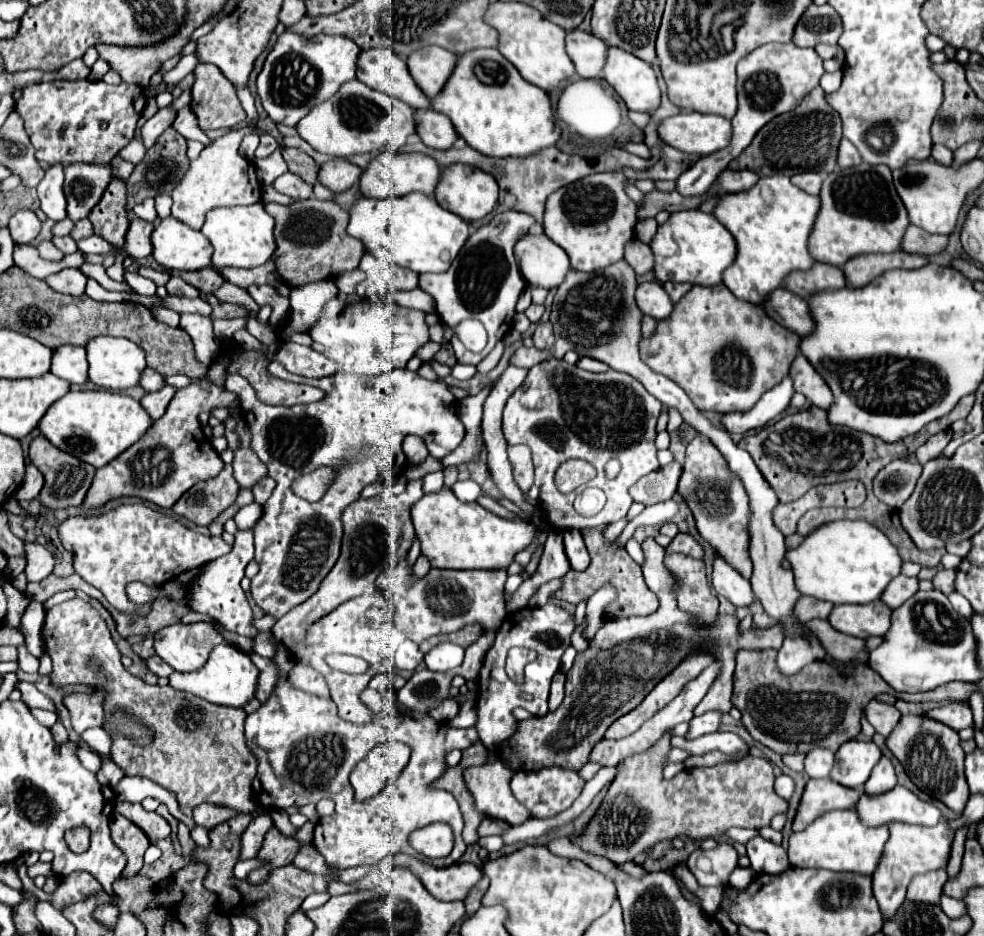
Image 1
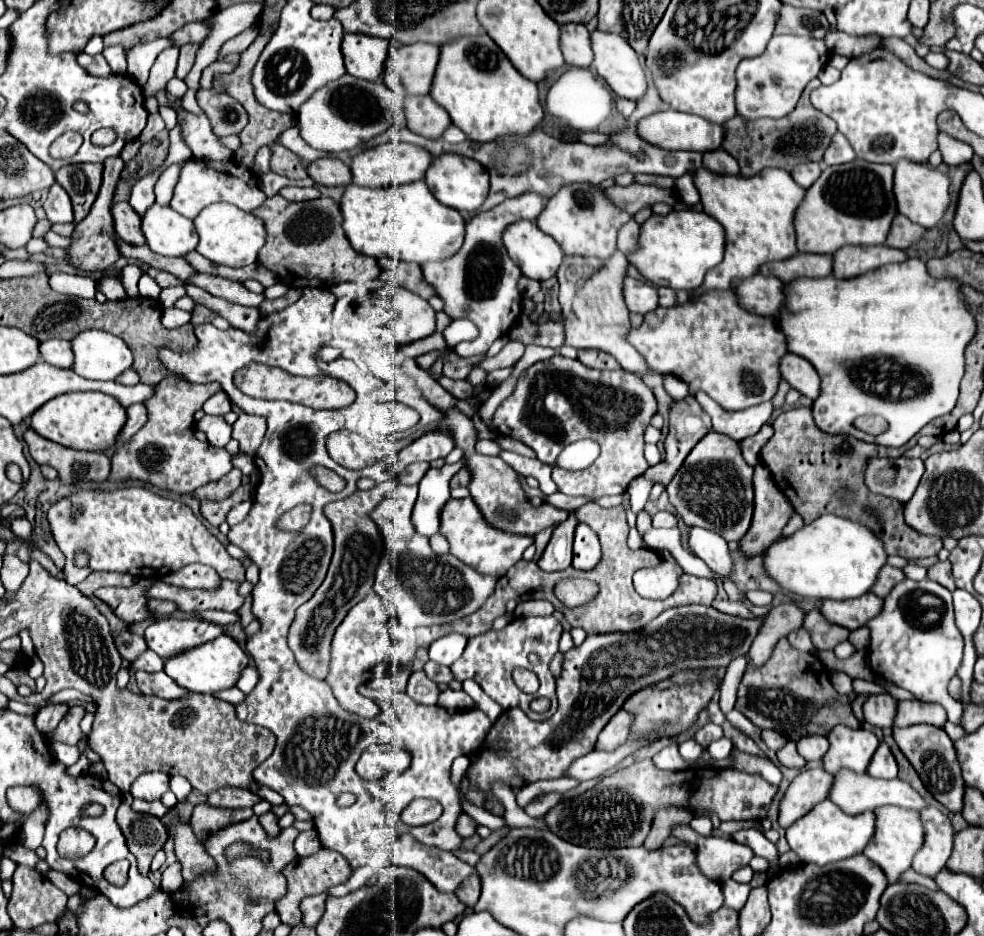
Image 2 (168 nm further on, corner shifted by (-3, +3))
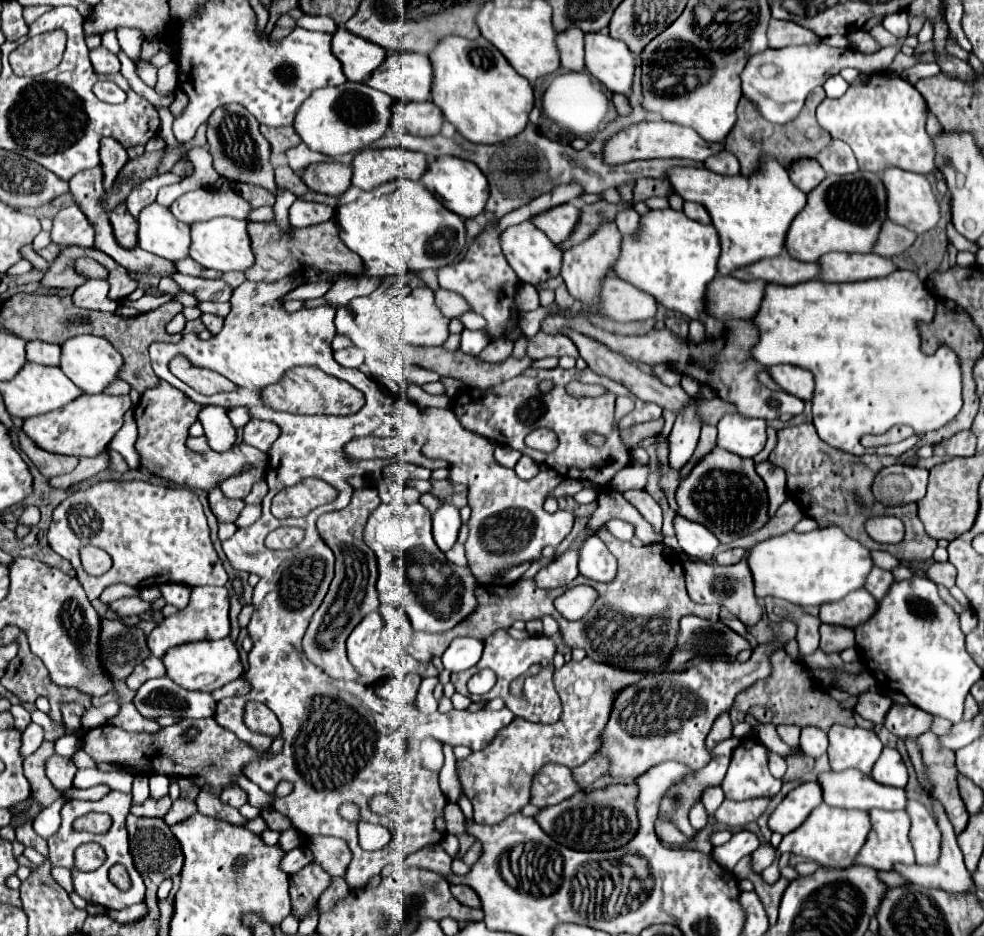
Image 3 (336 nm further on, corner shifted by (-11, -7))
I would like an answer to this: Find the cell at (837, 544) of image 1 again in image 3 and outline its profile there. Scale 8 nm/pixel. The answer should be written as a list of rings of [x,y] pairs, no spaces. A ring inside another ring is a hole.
[[[825,527],[811,533],[789,531],[757,543],[749,553],[749,567],[753,571],[755,595],[759,599],[771,595],[801,607],[819,607],[861,589],[873,569],[873,559],[871,551],[857,539],[845,535],[841,527]]]

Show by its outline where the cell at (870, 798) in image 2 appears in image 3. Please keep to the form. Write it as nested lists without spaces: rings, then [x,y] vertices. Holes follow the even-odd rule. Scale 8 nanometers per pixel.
[[[841,771],[841,773],[821,773],[819,779],[821,789],[825,791],[825,803],[841,809],[905,809],[907,795],[905,789],[879,785],[861,771]]]

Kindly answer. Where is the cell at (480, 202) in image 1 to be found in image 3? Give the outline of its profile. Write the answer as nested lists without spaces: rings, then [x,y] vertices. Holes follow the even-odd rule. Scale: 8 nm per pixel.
[[[439,157],[433,163],[429,163],[429,171],[425,171],[425,179],[421,179],[425,187],[453,213],[457,213],[463,219],[471,219],[479,215],[485,209],[485,203],[489,199],[489,187],[485,175],[469,161],[463,161],[459,157]]]

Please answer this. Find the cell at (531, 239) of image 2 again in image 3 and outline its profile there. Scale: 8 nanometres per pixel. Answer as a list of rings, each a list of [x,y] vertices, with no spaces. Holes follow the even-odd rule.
[[[521,223],[517,227],[509,227],[509,231],[501,235],[501,249],[503,249],[505,259],[509,261],[509,265],[513,267],[513,271],[523,283],[539,285],[543,281],[557,277],[561,271],[563,251],[555,243],[551,243],[533,223]]]

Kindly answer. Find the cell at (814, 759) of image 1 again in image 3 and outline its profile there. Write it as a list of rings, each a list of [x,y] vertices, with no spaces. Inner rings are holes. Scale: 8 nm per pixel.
[[[815,727],[801,729],[801,753],[803,755],[807,755],[811,759],[817,759],[817,757],[827,753],[827,747],[829,747],[827,733],[817,731]]]

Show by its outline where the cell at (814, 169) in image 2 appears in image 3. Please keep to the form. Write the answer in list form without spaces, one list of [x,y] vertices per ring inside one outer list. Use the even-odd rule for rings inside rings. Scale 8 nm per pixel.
[[[805,159],[805,163],[797,163],[797,167],[789,171],[789,175],[803,193],[811,193],[827,177],[827,173],[819,167],[815,159]]]

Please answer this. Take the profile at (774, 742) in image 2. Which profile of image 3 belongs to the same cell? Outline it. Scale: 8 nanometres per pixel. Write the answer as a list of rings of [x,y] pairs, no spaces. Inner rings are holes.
[[[777,727],[777,733],[789,747],[799,747],[799,727]]]

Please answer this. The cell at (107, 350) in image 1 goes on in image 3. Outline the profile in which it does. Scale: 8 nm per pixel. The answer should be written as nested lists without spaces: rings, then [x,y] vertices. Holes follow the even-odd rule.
[[[79,335],[67,339],[61,345],[61,371],[85,393],[103,393],[107,385],[111,385],[123,367],[121,353],[103,337],[97,335]]]

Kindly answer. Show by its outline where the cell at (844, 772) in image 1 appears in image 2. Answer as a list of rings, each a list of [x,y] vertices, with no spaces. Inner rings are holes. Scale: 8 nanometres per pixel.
[[[835,725],[829,735],[829,751],[823,757],[825,771],[831,775],[841,767],[847,767],[855,773],[865,773],[867,765],[879,745],[879,739],[869,729],[849,729],[847,725]]]

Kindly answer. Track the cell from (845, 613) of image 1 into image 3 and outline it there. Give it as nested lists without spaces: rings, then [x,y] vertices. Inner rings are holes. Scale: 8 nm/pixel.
[[[853,591],[853,595],[847,595],[845,599],[837,603],[825,603],[819,609],[819,619],[829,625],[841,625],[855,629],[857,625],[869,621],[877,611],[877,601],[869,591]]]

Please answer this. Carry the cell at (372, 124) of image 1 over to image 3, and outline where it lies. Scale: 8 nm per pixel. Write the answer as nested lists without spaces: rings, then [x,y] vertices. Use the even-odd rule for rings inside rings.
[[[347,81],[337,87],[323,87],[313,91],[309,101],[301,105],[301,111],[297,111],[293,127],[301,135],[303,143],[307,143],[307,147],[313,151],[329,157],[357,153],[385,135],[391,123],[393,103],[393,97],[369,87],[367,83]]]

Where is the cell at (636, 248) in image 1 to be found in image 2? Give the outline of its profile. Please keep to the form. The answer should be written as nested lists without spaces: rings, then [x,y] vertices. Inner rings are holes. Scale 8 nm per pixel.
[[[631,219],[625,227],[619,229],[617,247],[619,247],[623,253],[631,253],[633,249],[637,249],[637,239],[639,239],[639,225],[637,225],[635,219]]]

